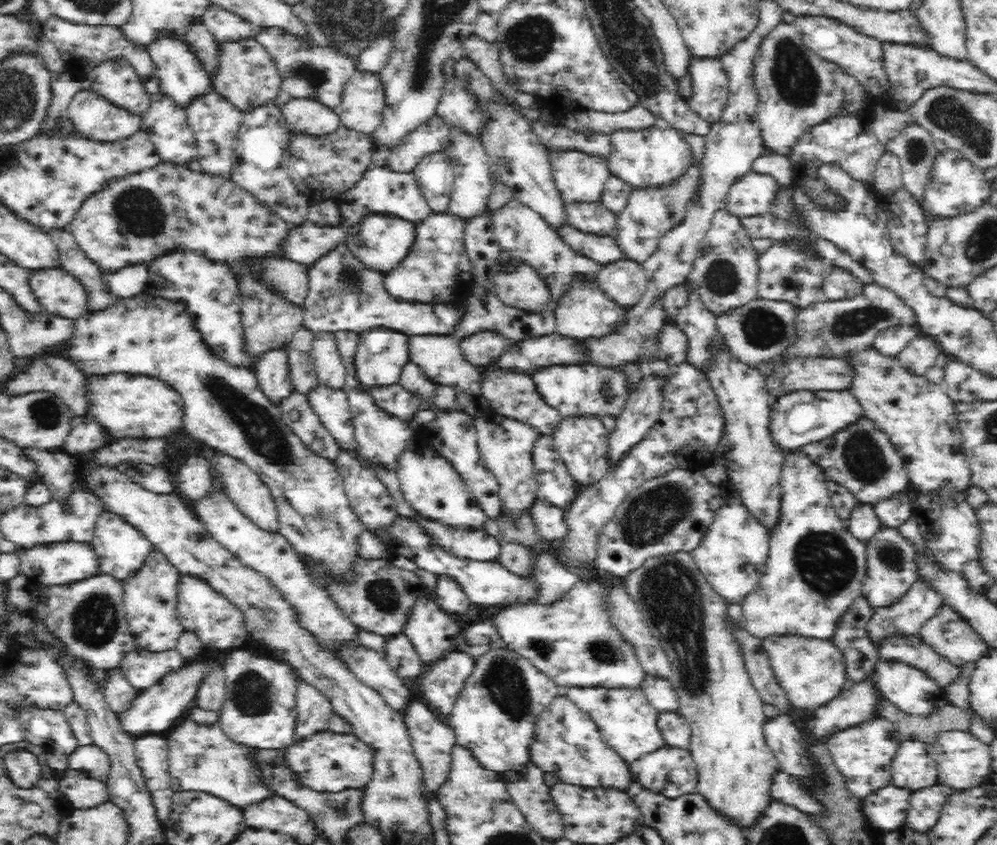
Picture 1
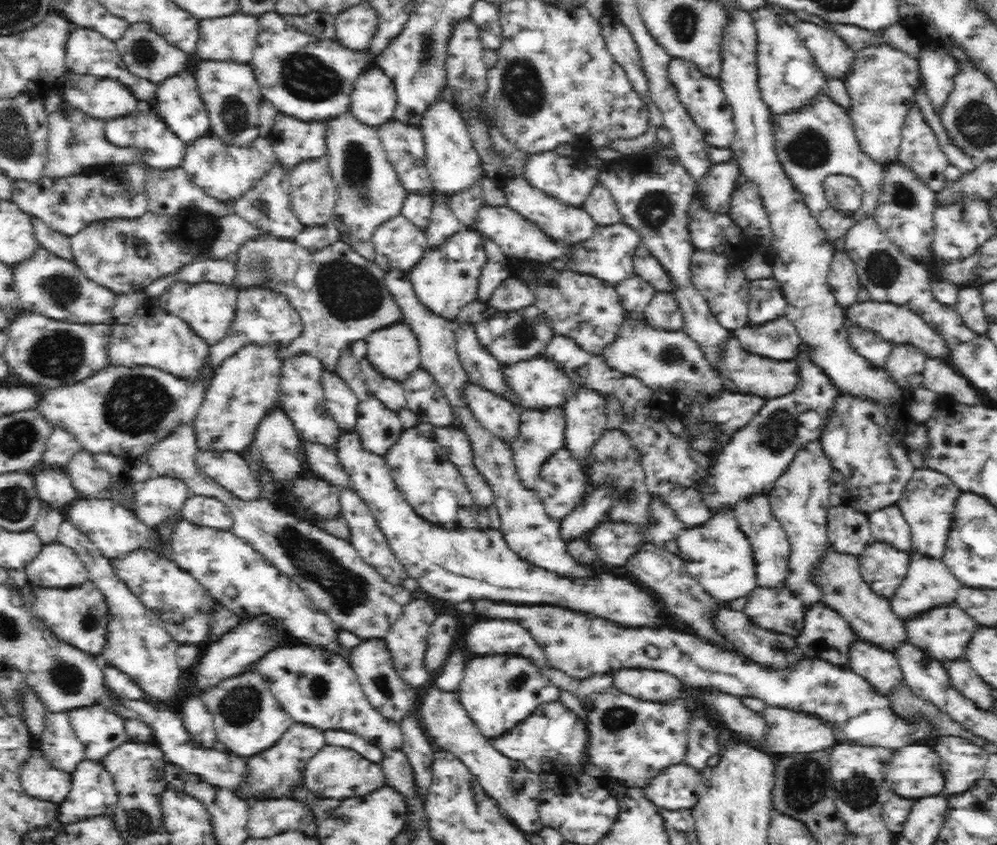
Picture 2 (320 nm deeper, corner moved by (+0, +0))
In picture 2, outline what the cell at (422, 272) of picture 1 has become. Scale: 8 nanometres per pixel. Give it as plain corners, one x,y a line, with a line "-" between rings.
462,228
441,245
424,250
423,257
408,271
410,282
425,309
442,319
454,320
464,306
477,300
478,279
485,260
482,235
478,230

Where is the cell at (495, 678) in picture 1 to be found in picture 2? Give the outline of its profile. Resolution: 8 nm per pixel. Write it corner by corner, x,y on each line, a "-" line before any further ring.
516,654
469,656
457,695
486,739
495,741
526,720
540,705
559,700
560,689
530,659

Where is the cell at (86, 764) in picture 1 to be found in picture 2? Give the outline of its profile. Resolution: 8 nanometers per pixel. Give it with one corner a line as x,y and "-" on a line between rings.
82,759
71,775
72,791
68,794
68,799
59,804
59,822
113,814
119,795
114,775
102,761

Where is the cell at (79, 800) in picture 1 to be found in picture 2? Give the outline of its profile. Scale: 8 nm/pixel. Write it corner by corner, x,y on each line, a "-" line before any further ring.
38,747
20,769
19,777
27,794
45,801
60,804
72,791
71,772
54,769
42,758

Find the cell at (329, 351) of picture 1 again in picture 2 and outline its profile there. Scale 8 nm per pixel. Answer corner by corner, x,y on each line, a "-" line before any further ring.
324,366
321,385
328,412
338,423
339,429
354,431
359,401
356,393
334,370

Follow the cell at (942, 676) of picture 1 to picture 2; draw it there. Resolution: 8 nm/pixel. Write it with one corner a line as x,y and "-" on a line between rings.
830,548
827,556
819,566
815,582
823,589
822,603
840,611
854,629
858,640
868,642
881,650
894,653
909,643
908,631
894,612
889,599
878,596
863,580
859,558
852,554
836,553

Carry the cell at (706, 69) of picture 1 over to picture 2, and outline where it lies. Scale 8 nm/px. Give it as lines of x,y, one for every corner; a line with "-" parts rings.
675,59
669,67
671,81
676,85
680,101
687,106
688,113
696,124
703,130
707,144
718,148
730,148
734,138
735,124
733,123
732,108
724,95
718,78
704,75
692,62

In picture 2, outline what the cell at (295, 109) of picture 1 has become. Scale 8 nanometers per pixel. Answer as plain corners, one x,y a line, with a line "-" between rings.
278,113
267,138
287,171
301,160
327,154
327,123
324,121
303,121

